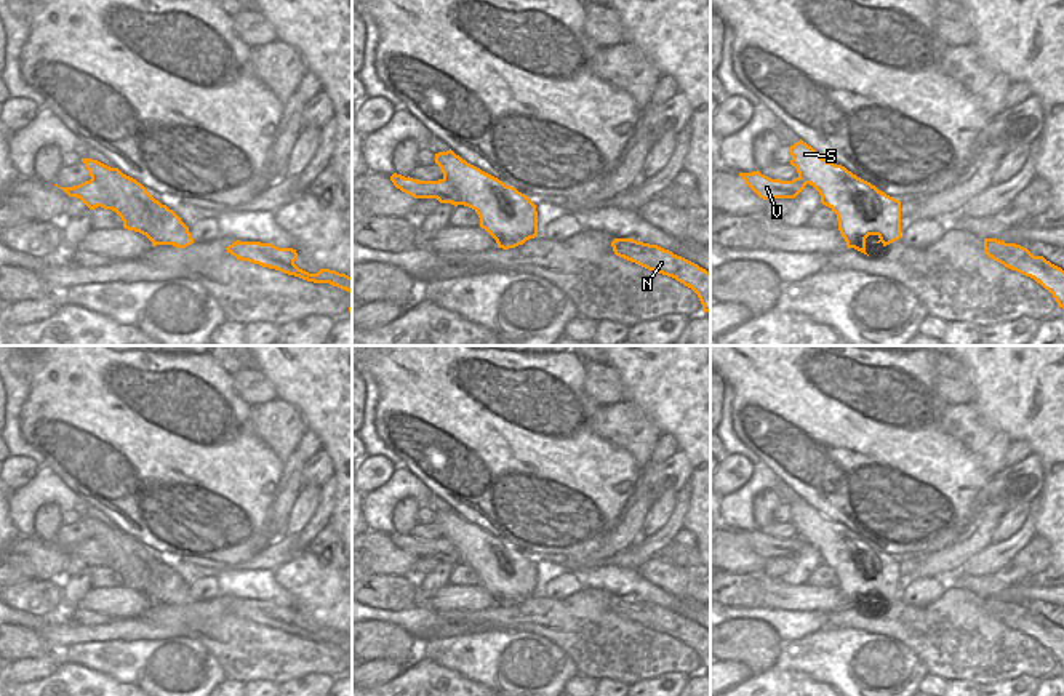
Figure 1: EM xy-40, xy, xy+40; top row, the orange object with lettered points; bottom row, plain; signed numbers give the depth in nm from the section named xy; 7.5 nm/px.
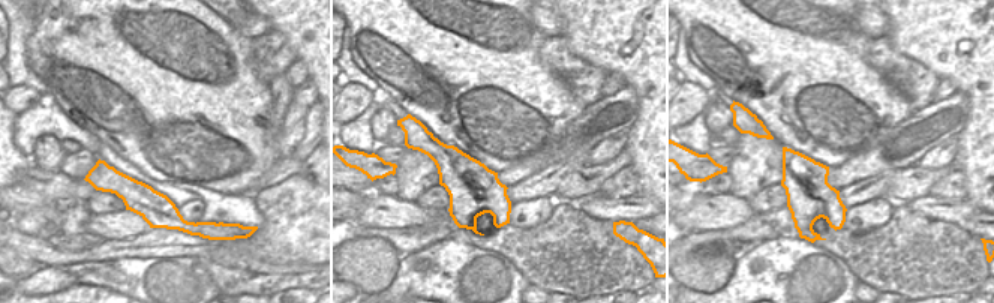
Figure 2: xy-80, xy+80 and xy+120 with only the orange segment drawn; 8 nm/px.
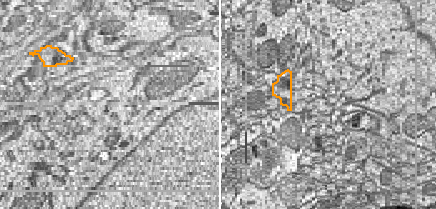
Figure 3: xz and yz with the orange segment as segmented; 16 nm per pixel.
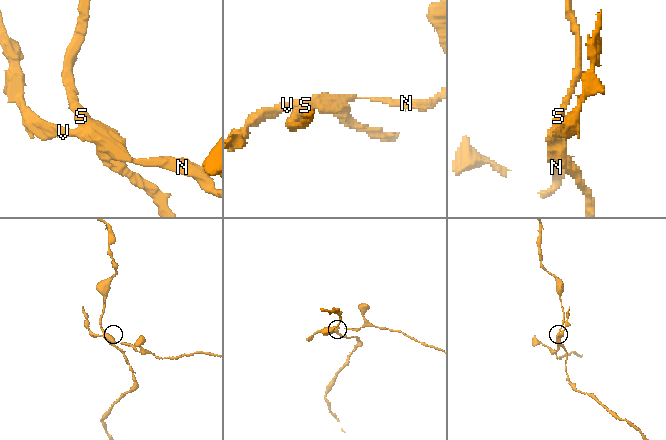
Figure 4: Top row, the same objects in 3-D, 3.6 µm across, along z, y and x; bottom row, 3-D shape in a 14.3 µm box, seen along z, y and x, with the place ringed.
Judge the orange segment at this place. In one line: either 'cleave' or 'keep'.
cleave

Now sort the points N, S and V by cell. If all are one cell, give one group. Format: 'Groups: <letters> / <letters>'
Groups: N V / S.

